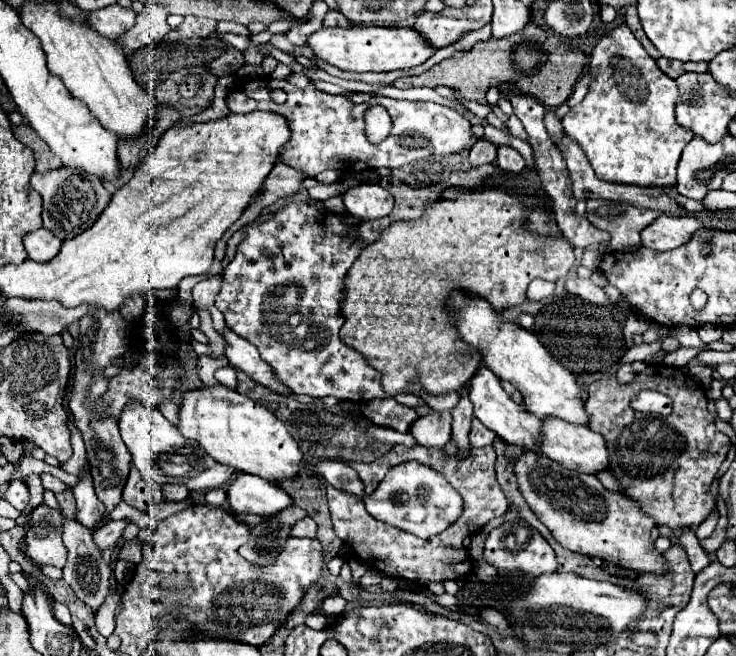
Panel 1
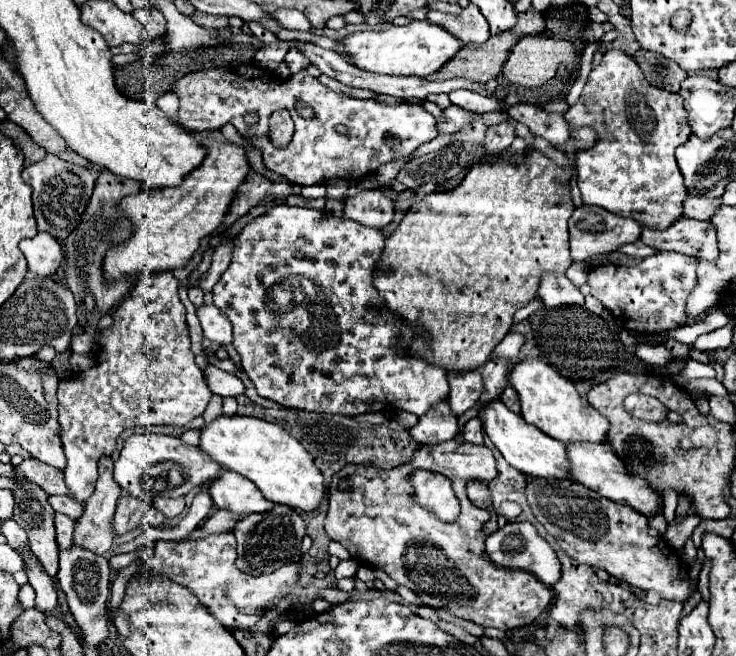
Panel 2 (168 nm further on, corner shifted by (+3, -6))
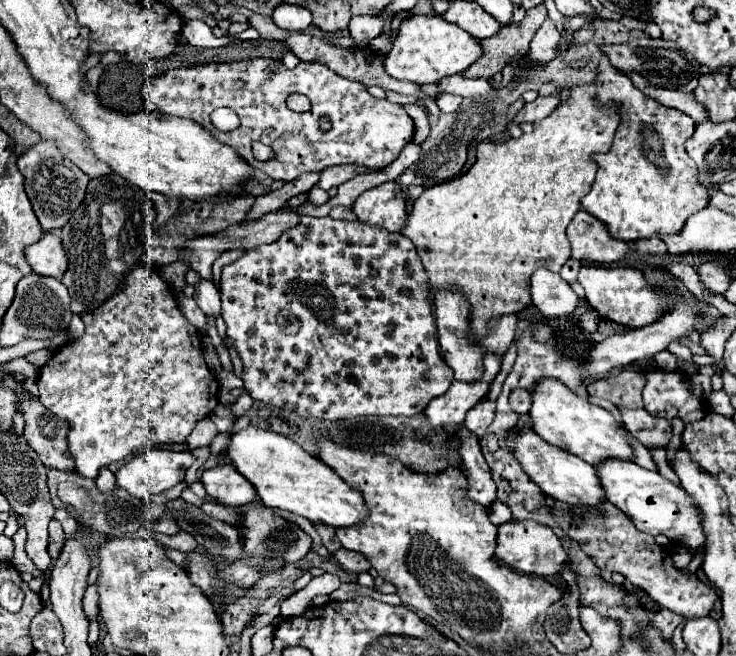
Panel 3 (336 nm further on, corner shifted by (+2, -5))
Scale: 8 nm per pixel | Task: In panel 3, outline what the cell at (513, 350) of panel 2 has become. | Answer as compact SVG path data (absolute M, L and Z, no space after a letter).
M485 354L485 370L483 370L481 382L467 384L467 382L453 380L449 390L443 396L433 398L425 408L425 416L431 422L431 426L451 428L451 430L461 426L465 420L465 414L487 396L489 386L499 372L499 366L501 366L501 360L495 354Z

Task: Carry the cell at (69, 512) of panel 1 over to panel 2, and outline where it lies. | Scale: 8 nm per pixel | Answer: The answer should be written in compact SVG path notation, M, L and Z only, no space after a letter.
M56 513L56 539L60 549L68 549L72 545L72 535L74 535L74 519L68 519L68 515Z

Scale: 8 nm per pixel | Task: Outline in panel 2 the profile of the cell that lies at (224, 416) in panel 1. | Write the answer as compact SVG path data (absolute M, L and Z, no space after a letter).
M218 415L200 429L200 449L218 465L250 479L266 499L292 509L314 511L322 499L324 485L312 455L278 423L244 415Z

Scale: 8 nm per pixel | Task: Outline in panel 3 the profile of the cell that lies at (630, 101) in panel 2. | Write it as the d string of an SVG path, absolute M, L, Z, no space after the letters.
M601 58L597 100L621 102L625 114L607 154L597 154L599 164L591 192L581 200L585 212L605 224L611 238L637 242L653 236L681 232L687 218L709 206L709 190L697 182L697 164L685 152L685 140L693 136L695 122L679 110L665 108L639 92L629 78Z

